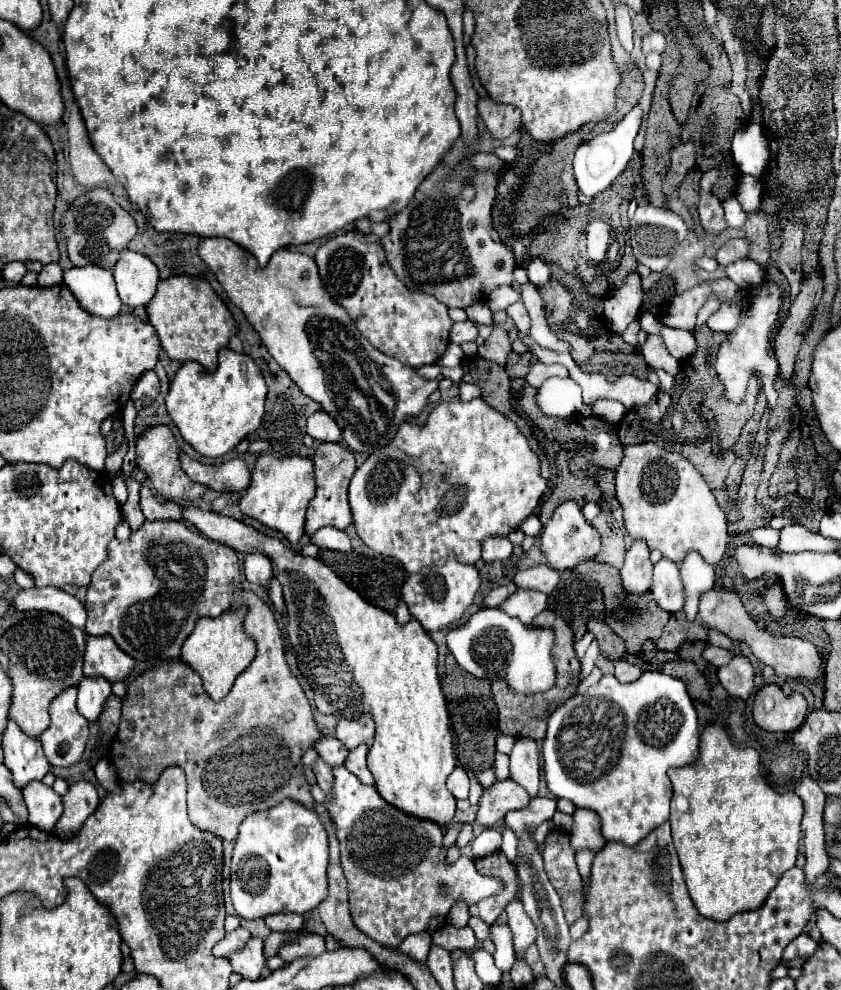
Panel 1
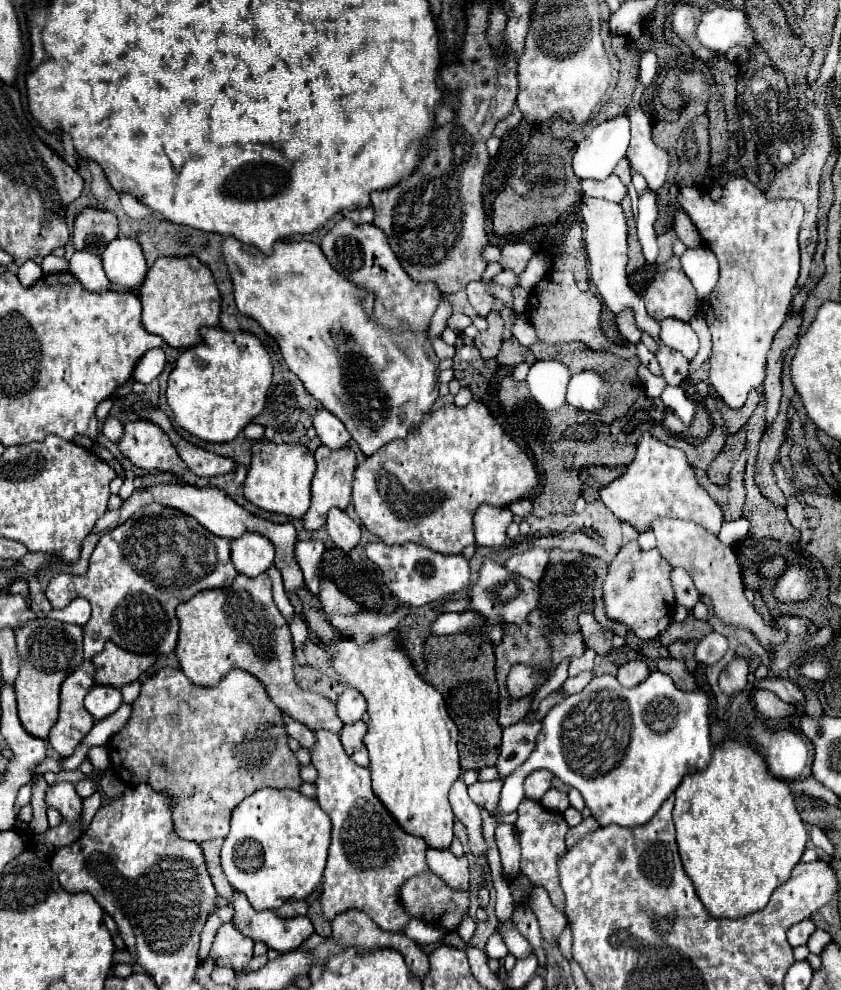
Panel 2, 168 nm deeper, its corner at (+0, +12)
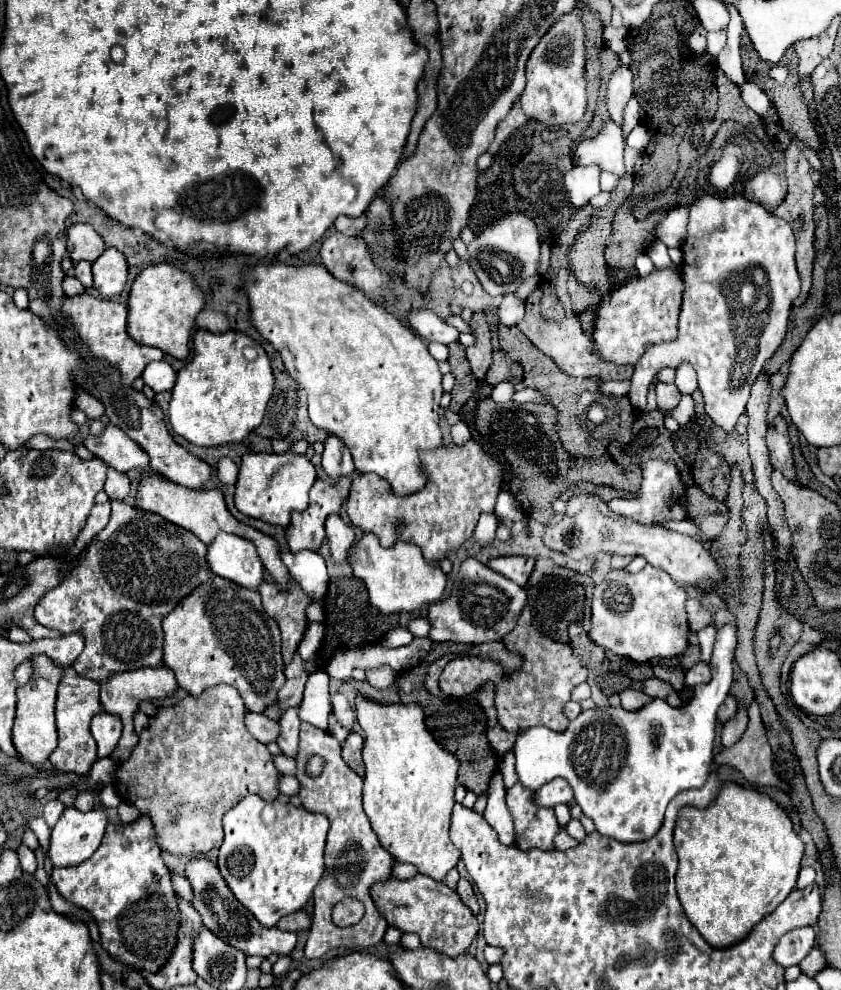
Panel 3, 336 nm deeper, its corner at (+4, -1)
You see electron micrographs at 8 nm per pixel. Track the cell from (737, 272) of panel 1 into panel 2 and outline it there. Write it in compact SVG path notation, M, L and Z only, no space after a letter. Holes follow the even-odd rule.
M708 247L686 249L686 253L680 257L680 263L682 263L682 271L696 287L698 297L706 297L706 293L712 291L718 281L716 255Z

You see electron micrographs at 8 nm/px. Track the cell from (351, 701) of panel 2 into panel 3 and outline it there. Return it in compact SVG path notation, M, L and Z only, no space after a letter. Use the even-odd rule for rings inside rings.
M334 694L332 714L336 716L336 720L338 720L344 728L352 730L352 726L354 726L354 722L356 722L356 712L354 712L352 704L350 704L342 694Z

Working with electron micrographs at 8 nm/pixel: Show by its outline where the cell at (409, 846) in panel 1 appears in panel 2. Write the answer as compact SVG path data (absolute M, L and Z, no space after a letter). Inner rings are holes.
M314 731L316 743L310 751L318 771L316 799L332 819L332 843L322 879L322 915L332 921L338 913L360 909L378 927L400 933L412 919L398 901L398 887L412 875L426 871L426 843L404 833L370 787L370 771L356 765L340 743L340 735Z

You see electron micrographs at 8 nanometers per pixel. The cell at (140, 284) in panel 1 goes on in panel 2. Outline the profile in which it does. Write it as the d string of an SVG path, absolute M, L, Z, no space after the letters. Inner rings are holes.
M118 235L110 241L102 253L102 267L116 287L136 289L146 277L146 261L140 245L130 237Z

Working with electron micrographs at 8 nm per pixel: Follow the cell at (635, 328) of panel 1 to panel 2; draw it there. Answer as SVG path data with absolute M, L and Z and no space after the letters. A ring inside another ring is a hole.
M642 343L636 345L636 347L638 347L638 359L640 359L640 363L646 365L654 375L660 375L660 365L658 365L658 361L656 361L656 355L650 353Z

